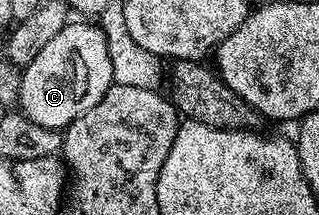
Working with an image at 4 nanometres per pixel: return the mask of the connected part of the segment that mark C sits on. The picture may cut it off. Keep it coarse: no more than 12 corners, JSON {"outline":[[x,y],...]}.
{"outline":[[91,21],[66,27],[22,68],[19,107],[66,129],[113,86],[111,75],[71,79],[71,63],[107,51]]}

